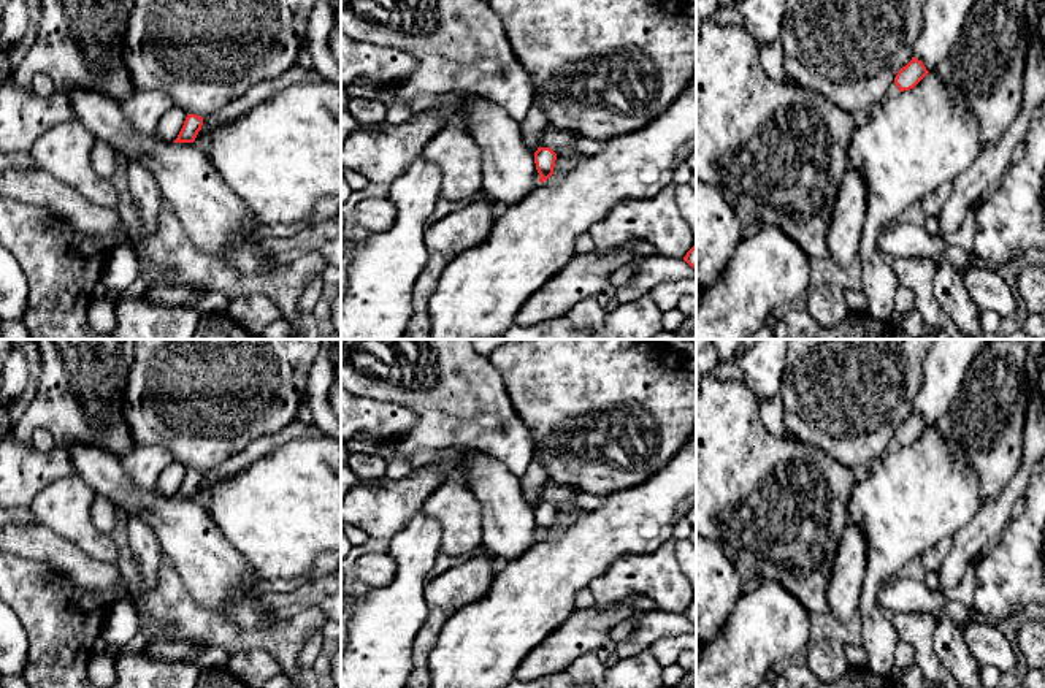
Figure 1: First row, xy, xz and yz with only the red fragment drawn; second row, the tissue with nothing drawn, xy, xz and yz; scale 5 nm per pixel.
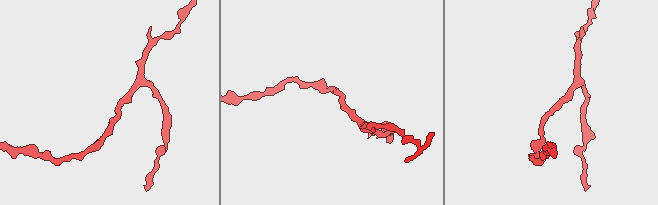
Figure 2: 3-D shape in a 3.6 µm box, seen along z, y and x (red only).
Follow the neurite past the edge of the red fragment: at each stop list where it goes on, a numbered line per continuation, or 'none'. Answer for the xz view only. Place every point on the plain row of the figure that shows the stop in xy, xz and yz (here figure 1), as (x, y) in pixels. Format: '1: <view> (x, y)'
none

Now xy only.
none

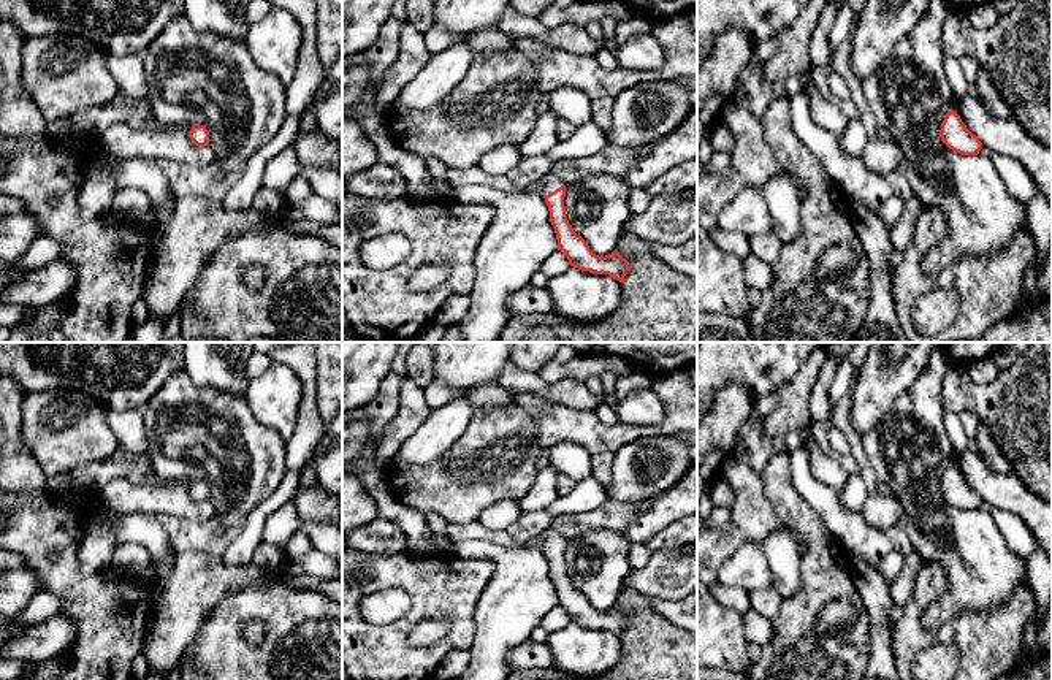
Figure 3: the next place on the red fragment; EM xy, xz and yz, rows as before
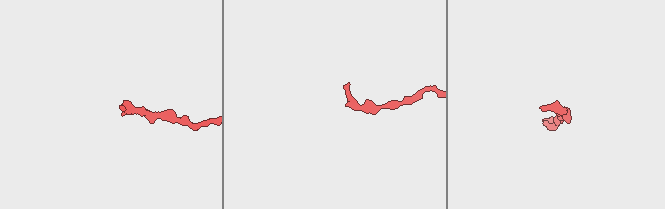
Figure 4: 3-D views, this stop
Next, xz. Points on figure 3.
1: xz (555, 538)

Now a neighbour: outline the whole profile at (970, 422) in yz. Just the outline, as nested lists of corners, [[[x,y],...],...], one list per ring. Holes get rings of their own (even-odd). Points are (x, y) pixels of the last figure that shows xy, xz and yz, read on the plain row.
[[[963,411],[963,412],[960,412],[959,415],[960,415],[960,422],[962,422],[962,425],[963,425],[963,430],[965,430],[965,433],[966,433],[966,436],[968,436],[968,449],[970,449],[971,452],[976,452],[976,453],[978,453],[976,433],[978,433],[978,430],[979,430],[981,422],[979,422],[979,418],[978,418],[973,412],[970,412],[970,411]]]

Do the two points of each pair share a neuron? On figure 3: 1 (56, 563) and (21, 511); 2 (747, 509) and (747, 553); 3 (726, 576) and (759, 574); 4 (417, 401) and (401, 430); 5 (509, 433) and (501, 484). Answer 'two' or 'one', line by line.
1: one
2: two
3: one
4: one
5: one

